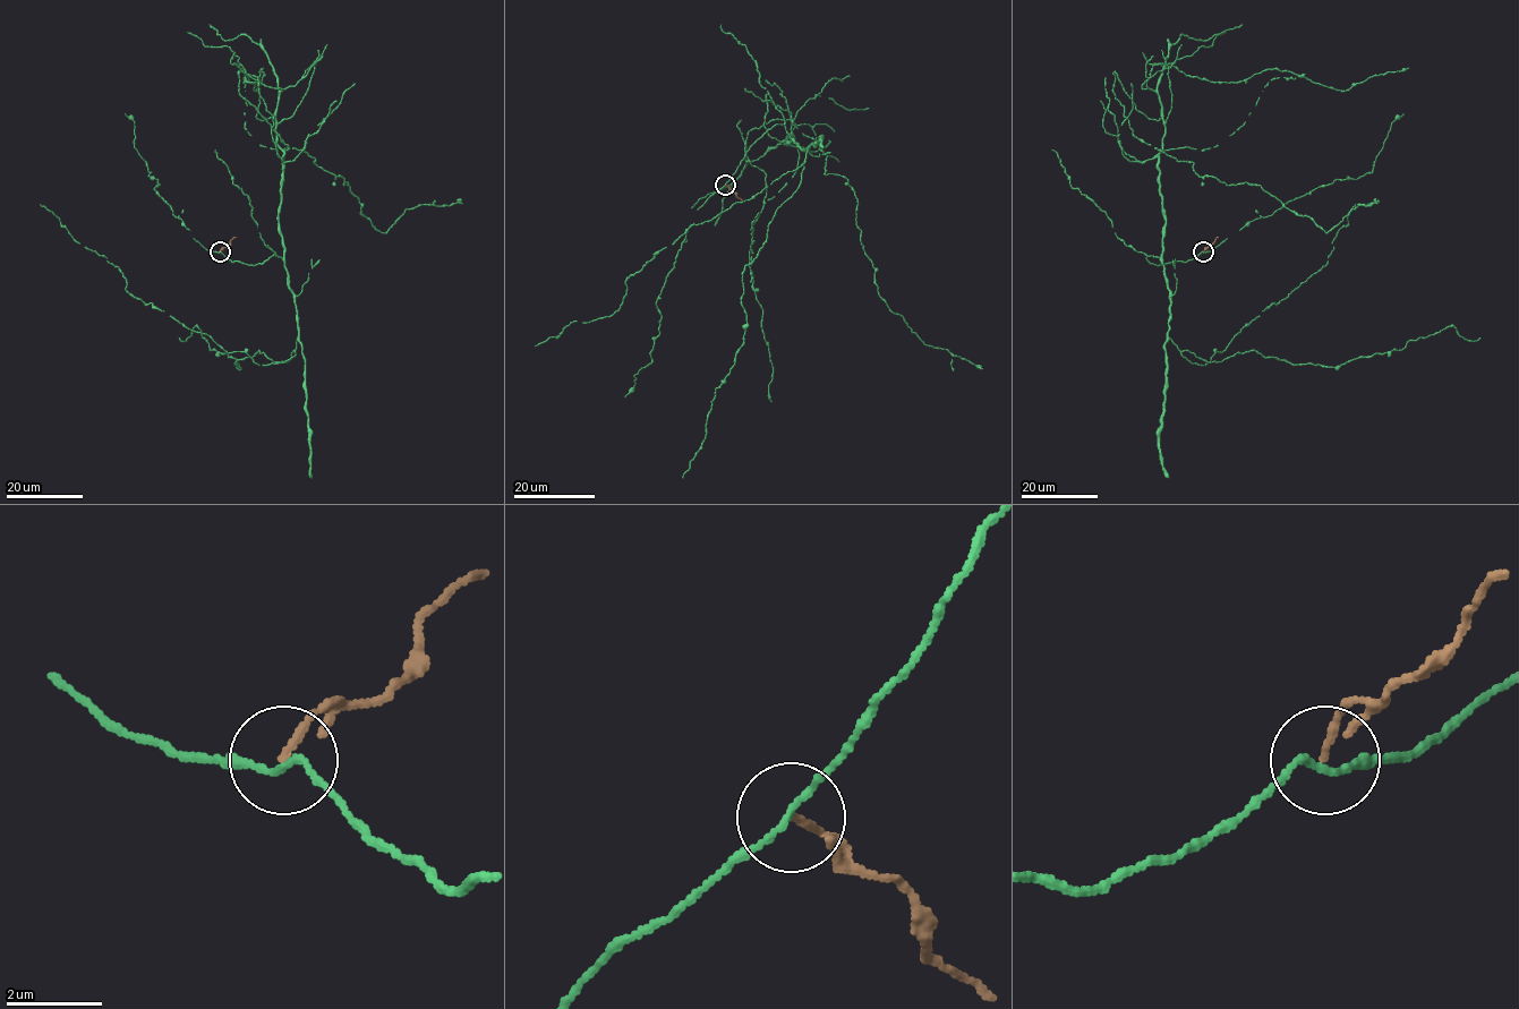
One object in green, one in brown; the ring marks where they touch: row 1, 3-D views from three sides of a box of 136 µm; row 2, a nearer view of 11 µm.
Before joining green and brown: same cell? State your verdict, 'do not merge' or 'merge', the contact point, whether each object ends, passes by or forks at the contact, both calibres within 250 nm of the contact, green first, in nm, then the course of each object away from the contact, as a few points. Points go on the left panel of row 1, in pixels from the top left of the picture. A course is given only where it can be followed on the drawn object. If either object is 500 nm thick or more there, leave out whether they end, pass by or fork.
do not merge; at (220, 251); green passes by; brown ends there; 110 nm thick on the green side, 150 nm on the other; green runs (220, 251), (282, 257), (286, 88), (239, 66), (255, 91), (263, 68); brown runs (220, 251), (236, 237)

